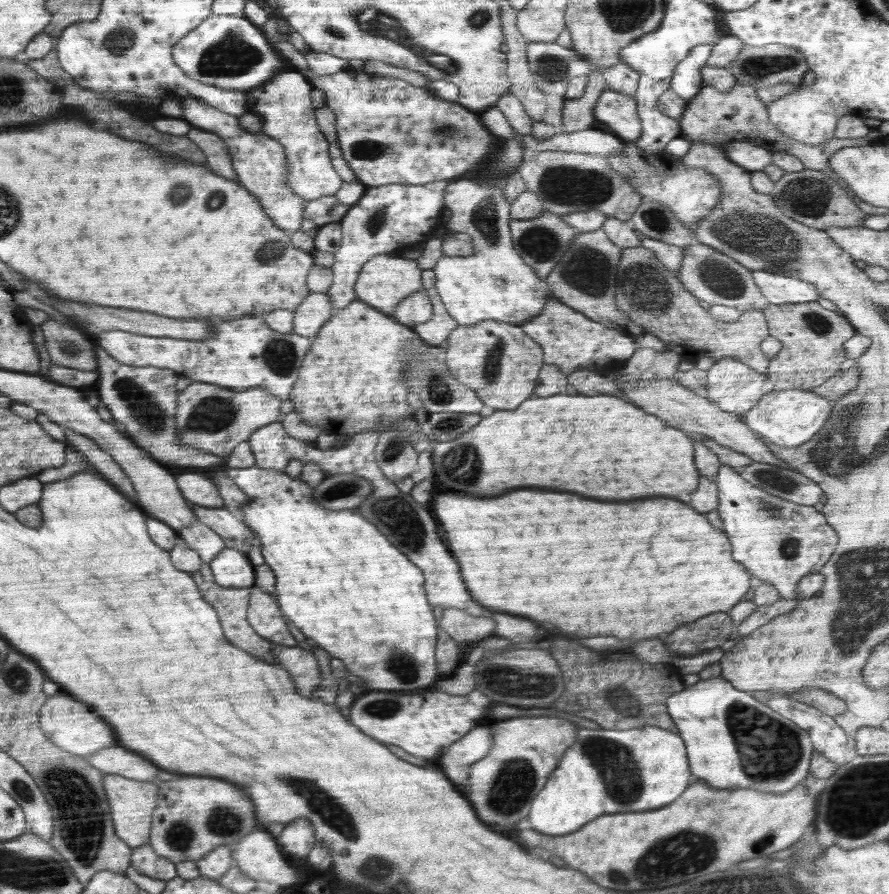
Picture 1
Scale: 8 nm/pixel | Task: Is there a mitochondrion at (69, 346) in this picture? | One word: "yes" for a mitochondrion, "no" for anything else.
yes

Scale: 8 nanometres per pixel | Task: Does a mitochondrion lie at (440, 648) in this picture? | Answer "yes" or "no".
no

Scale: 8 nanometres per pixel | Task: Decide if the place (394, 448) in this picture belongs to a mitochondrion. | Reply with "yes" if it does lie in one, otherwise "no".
yes

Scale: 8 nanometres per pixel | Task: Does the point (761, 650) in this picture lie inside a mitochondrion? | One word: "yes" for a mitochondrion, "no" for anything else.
no

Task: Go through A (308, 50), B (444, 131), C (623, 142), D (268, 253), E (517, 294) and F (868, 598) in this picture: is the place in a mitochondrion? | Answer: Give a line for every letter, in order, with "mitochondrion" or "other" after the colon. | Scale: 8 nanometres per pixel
A: other
B: mitochondrion
C: other
D: mitochondrion
E: other
F: mitochondrion

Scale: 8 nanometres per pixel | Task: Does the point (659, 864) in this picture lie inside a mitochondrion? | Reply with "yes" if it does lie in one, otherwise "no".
yes

